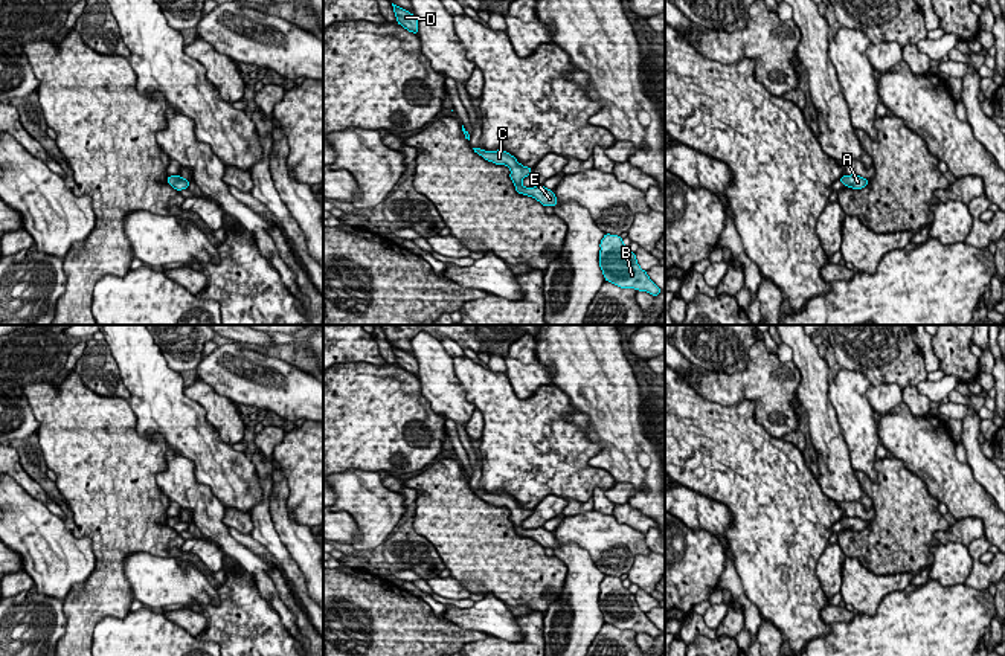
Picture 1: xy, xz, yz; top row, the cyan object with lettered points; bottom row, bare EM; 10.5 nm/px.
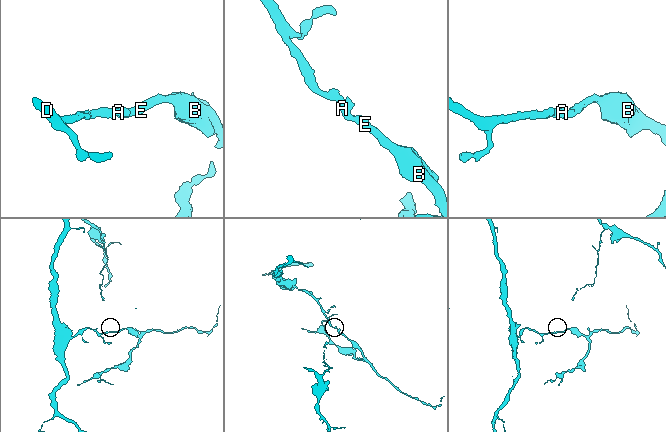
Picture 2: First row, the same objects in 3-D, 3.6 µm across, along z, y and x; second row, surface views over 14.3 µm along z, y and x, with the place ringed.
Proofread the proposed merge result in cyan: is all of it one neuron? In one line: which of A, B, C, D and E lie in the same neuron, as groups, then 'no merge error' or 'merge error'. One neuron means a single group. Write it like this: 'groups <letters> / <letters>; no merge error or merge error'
groups A B C D E; no merge error

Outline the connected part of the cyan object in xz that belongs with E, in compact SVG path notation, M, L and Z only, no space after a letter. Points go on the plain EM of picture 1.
M471 488L474 494L482 497L485 502L496 506L506 506L511 511L509 520L512 522L515 532L523 537L529 537L540 543L543 548L557 548L557 539L554 532L546 531L544 528L525 529L522 522L532 514L532 510L523 508L517 503L514 497L506 493L483 493L480 490Z

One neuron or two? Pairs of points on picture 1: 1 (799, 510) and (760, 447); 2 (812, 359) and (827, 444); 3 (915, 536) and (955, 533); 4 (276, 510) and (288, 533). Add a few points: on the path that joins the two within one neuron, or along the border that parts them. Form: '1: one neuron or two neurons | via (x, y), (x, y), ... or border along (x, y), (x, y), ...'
1: one neuron | via (784, 495), (760, 470), (760, 463)
2: one neuron | via (813, 380), (813, 397), (824, 423)
3: two neurons | border along (949, 527), (934, 534), (938, 543)
4: one neuron | via (281, 516), (285, 527)

